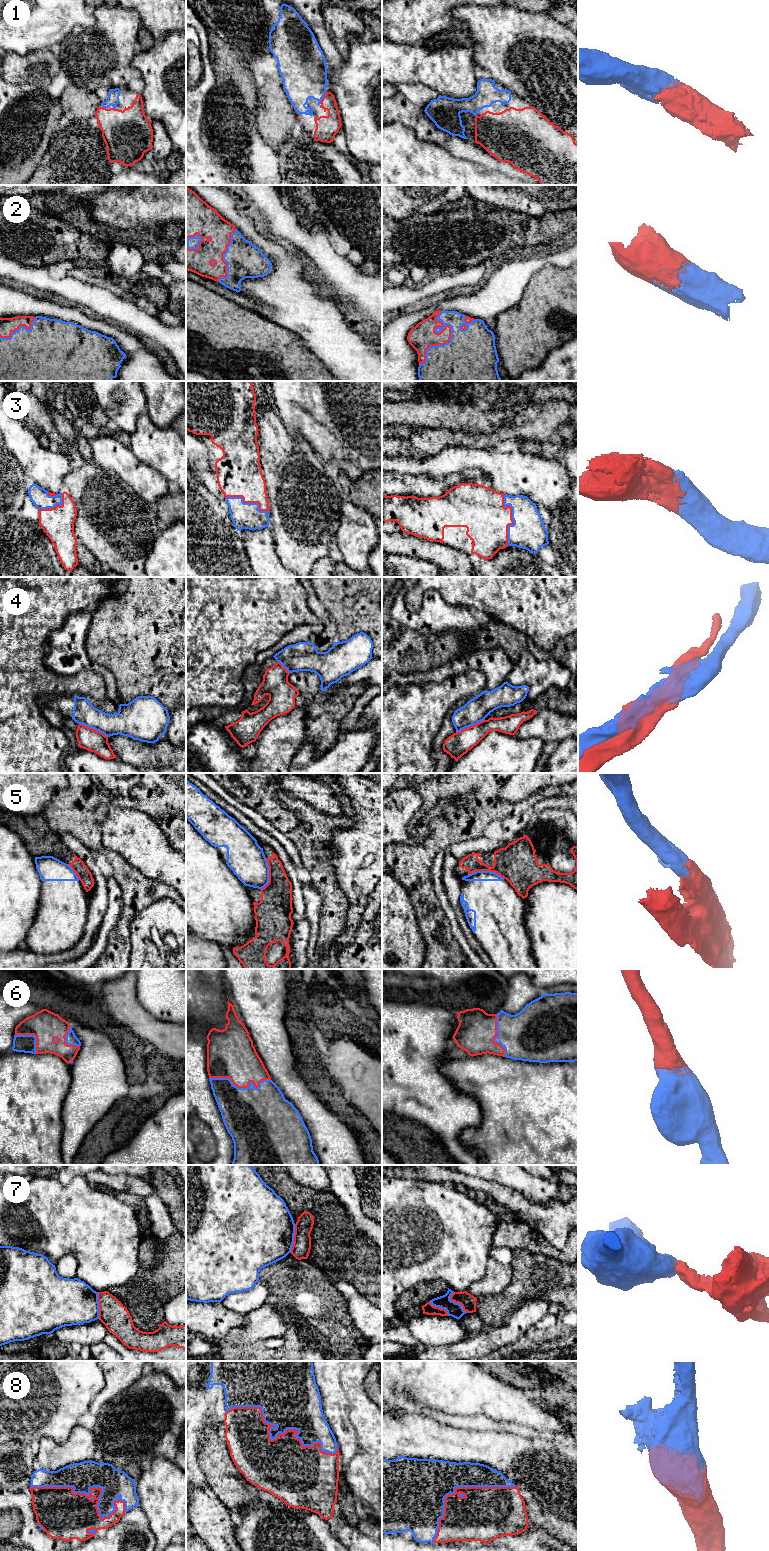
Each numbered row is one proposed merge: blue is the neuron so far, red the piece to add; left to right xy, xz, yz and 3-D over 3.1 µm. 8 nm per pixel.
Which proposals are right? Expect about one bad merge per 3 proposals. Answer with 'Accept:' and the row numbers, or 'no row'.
Accept: 1, 2, 3, 6, 8

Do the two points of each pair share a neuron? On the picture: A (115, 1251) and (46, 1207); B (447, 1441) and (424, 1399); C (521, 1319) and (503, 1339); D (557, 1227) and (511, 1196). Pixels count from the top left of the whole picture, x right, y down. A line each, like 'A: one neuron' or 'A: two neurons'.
A: one neuron
B: two neurons
C: one neuron
D: one neuron

